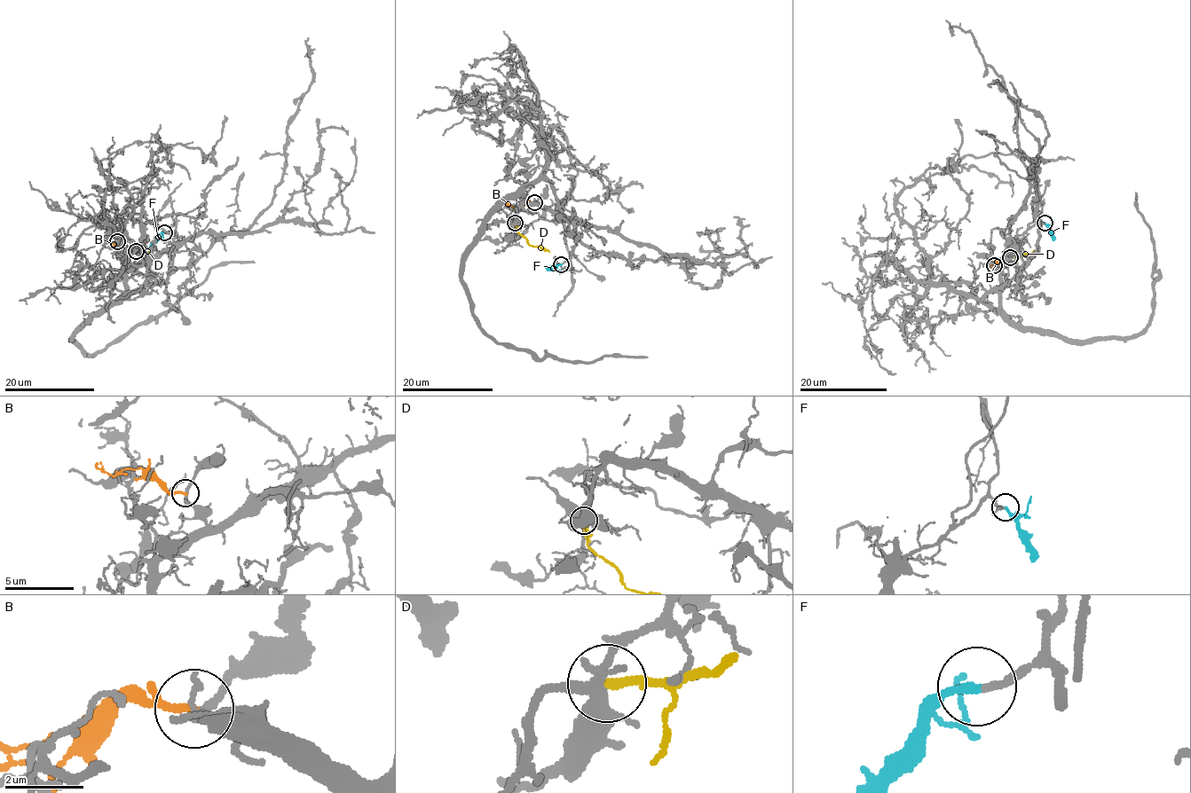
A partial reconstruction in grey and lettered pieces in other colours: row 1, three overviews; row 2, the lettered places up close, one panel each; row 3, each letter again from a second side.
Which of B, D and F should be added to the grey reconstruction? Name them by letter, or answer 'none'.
F

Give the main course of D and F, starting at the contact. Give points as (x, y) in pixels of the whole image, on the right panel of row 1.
D: (1011, 257), (1033, 252), (1039, 247)
F: (1045, 223), (1054, 239)

